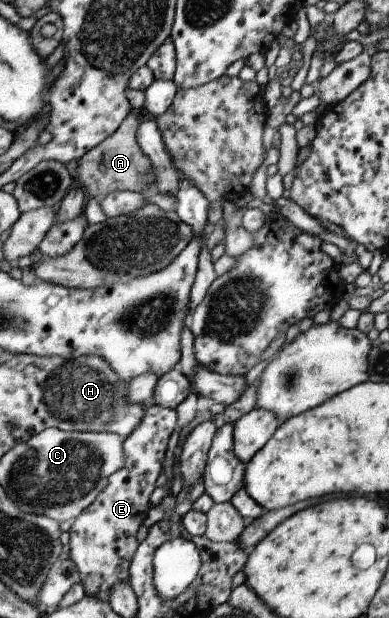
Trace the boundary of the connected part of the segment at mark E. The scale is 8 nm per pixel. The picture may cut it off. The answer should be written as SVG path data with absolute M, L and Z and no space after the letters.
M150 405L144 415L139 419L138 425L134 431L122 438L124 465L112 475L109 475L105 488L96 496L96 499L80 512L80 515L72 522L69 533L69 558L79 571L79 583L83 587L83 593L86 596L92 596L102 602L109 601L109 591L114 584L128 581L128 566L138 543L136 542L136 531L141 526L146 517L146 512L150 509L148 495L155 488L154 482L160 475L162 460L168 437L174 429L176 422L175 411L159 405Z

